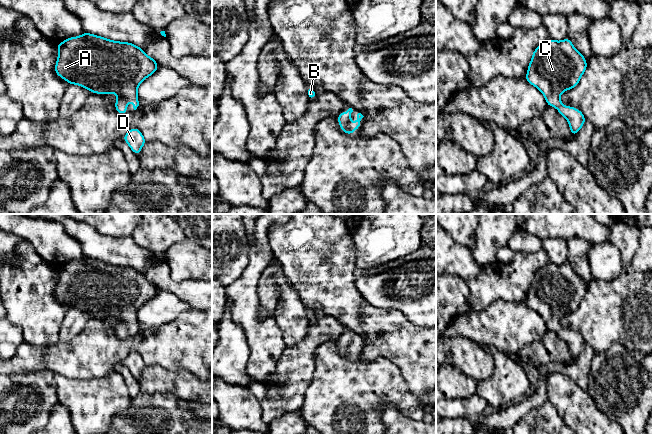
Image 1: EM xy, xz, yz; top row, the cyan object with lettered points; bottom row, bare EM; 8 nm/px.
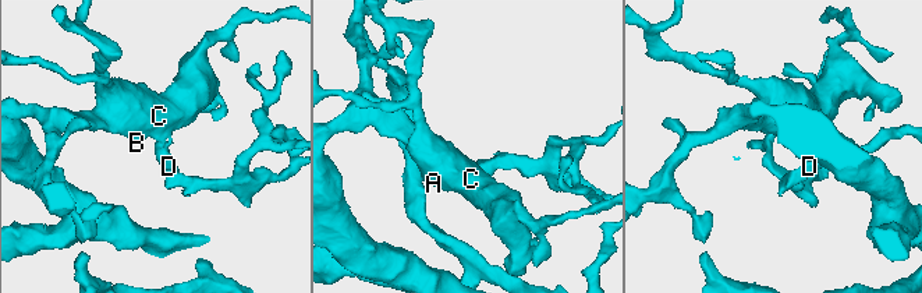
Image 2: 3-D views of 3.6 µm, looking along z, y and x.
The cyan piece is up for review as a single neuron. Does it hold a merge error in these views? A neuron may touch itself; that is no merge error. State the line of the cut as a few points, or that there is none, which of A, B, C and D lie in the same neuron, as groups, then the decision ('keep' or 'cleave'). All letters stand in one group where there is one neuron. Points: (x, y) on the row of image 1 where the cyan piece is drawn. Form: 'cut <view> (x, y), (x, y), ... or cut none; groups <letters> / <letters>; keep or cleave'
cut none; groups A B C D; keep

